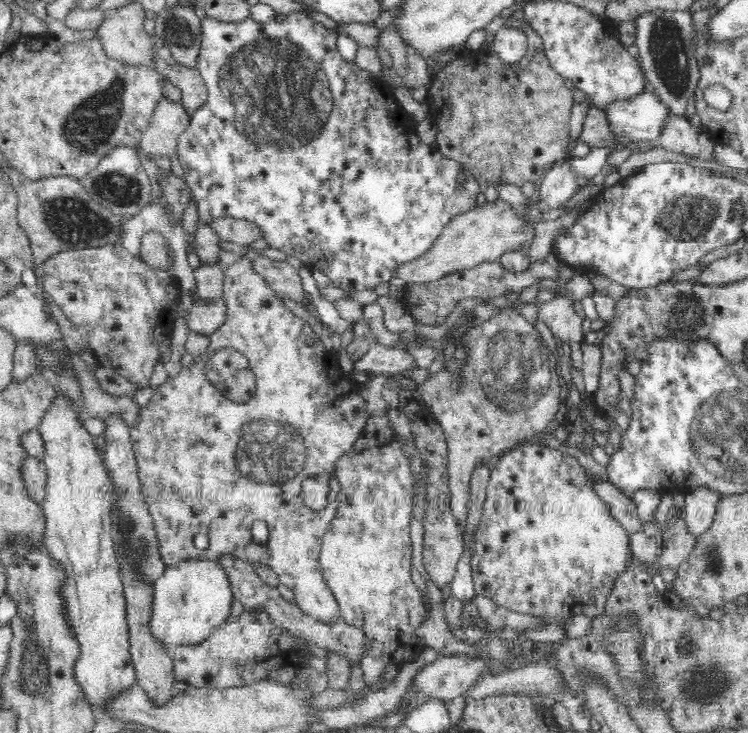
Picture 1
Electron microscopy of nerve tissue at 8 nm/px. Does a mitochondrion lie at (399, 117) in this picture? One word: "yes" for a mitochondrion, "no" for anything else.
no

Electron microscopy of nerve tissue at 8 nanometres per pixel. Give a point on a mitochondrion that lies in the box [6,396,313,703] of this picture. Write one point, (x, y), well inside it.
(34, 671)

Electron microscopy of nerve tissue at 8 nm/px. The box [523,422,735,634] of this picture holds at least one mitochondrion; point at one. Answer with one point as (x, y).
(714, 559)

